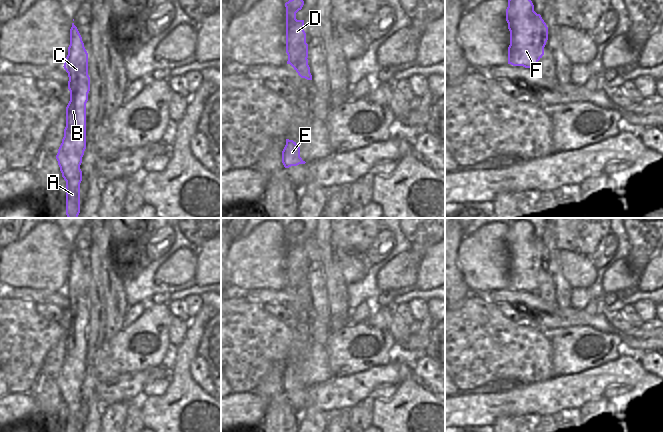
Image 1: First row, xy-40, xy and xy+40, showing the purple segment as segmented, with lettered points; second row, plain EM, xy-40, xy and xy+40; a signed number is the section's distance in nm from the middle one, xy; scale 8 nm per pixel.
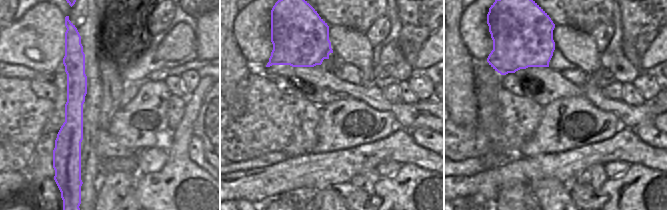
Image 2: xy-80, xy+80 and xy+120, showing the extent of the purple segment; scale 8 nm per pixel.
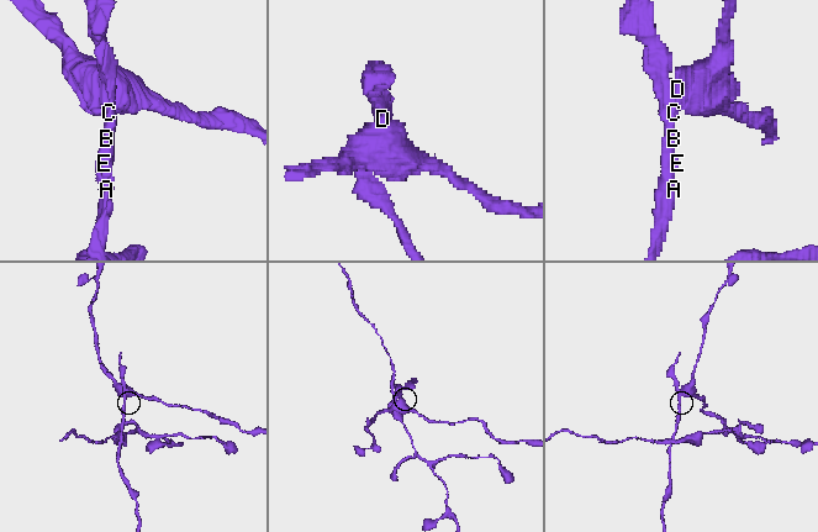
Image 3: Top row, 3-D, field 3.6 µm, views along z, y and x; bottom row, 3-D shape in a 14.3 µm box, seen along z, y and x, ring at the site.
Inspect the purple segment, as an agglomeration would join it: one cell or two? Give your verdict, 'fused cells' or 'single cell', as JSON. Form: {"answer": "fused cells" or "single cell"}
{"answer": "fused cells"}

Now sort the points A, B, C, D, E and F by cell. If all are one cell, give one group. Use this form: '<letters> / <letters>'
A B C E / D F

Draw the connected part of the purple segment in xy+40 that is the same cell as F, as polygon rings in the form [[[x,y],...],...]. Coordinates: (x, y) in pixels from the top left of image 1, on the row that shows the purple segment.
[[[508,0],[506,21],[510,31],[508,64],[536,68],[544,55],[548,27],[534,11],[531,0]]]

